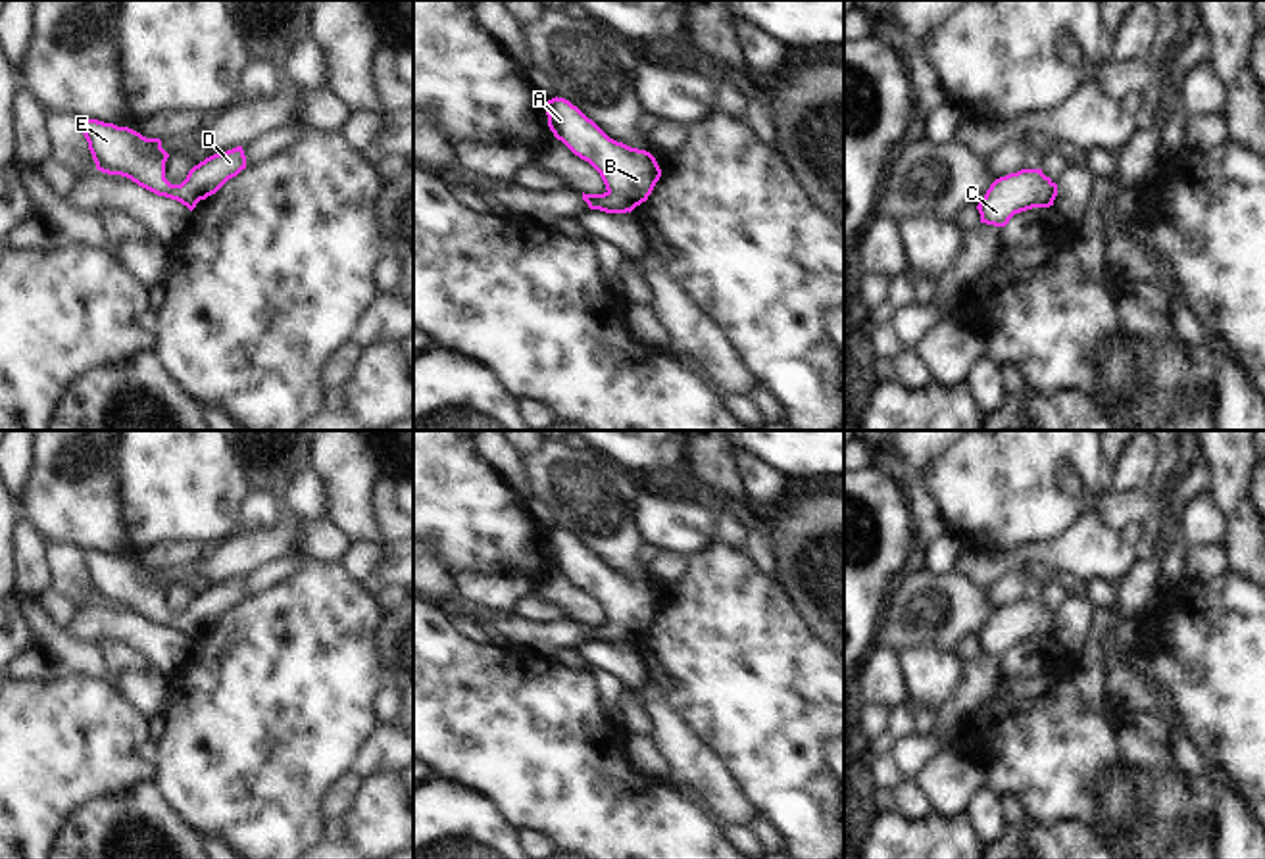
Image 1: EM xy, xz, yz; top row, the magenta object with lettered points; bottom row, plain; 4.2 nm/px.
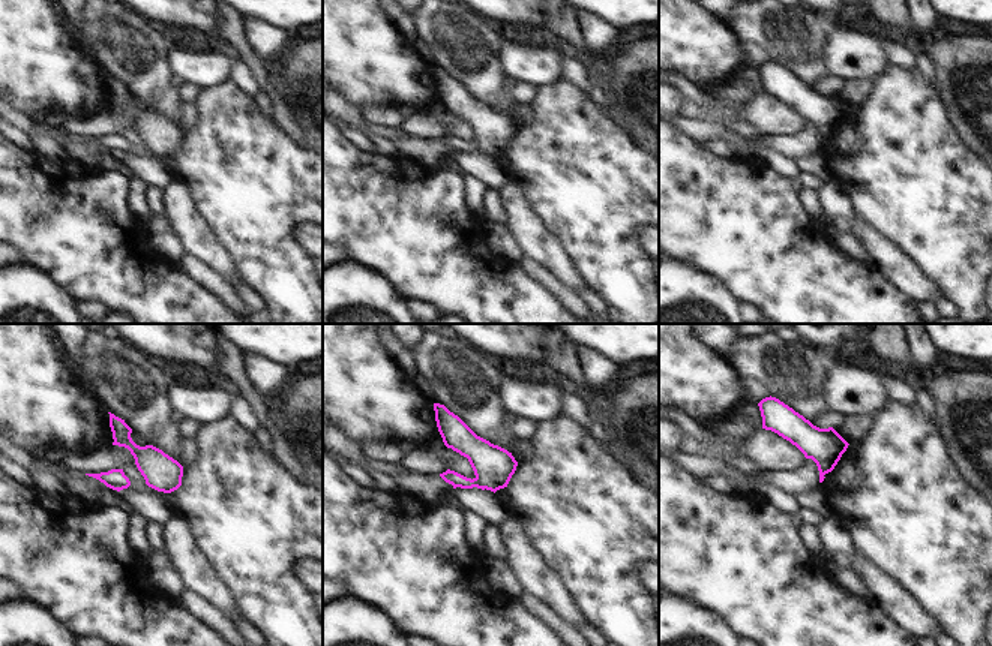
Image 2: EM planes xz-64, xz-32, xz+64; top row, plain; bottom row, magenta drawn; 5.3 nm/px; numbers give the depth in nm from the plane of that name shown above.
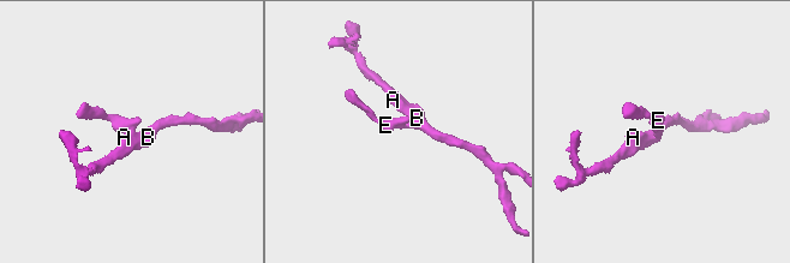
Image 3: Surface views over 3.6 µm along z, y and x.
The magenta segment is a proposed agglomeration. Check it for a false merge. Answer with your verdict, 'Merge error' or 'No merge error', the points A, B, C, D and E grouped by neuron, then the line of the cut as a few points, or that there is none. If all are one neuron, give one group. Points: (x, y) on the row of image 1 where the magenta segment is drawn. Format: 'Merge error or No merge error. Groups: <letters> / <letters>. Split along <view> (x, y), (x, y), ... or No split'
No merge error. Groups: A B C D E. No split

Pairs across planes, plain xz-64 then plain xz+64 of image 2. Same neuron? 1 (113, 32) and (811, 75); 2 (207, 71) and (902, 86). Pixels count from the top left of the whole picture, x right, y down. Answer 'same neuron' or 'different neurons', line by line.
1: same neuron
2: different neurons

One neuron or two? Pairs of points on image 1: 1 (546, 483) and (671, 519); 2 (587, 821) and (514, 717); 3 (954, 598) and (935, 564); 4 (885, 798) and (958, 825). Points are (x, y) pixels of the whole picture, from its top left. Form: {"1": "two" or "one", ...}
{"1": "two", "2": "one", "3": "two", "4": "two"}

